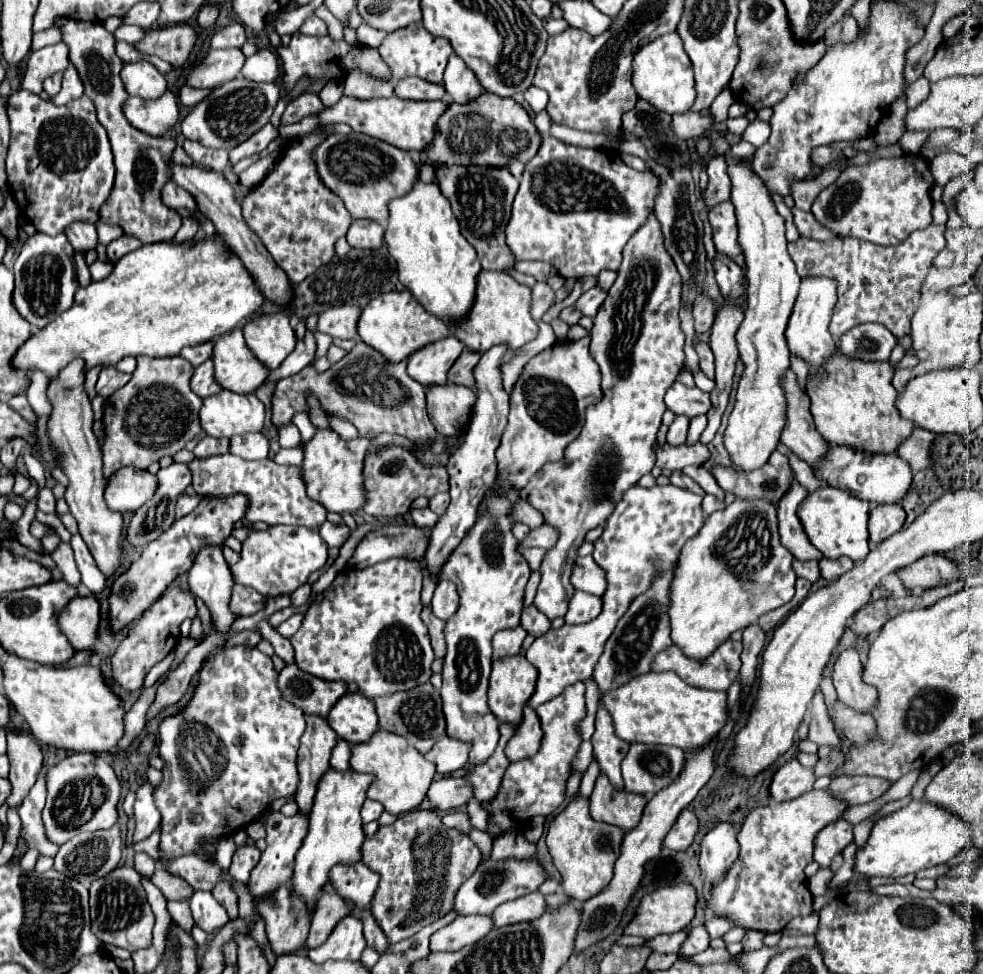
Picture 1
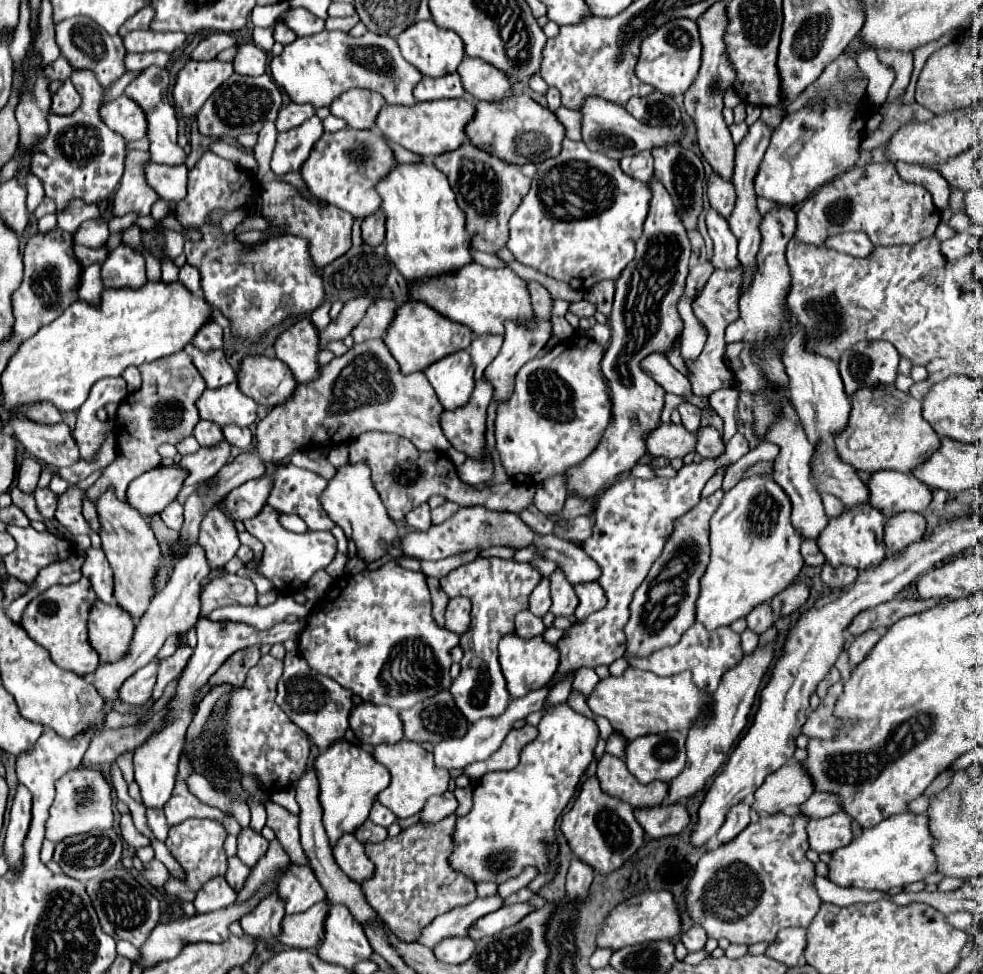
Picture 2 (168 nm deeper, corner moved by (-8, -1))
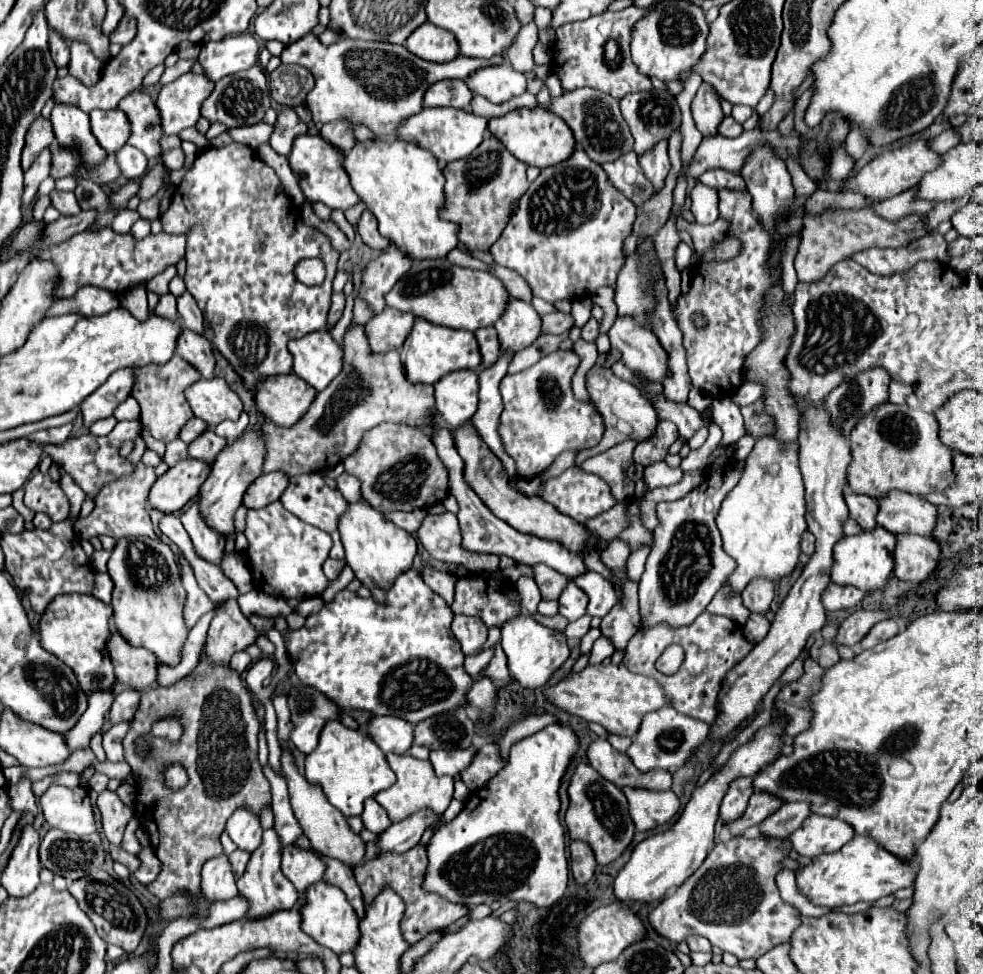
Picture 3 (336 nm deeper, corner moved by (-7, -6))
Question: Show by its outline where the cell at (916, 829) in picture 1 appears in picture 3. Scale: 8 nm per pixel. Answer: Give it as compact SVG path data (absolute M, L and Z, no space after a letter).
M854 836L846 846L838 852L820 854L810 864L800 866L796 870L796 884L802 894L816 906L836 908L842 904L856 904L856 902L872 902L882 896L894 894L900 888L912 886L918 872L918 864L902 862L890 852L882 850L872 838Z

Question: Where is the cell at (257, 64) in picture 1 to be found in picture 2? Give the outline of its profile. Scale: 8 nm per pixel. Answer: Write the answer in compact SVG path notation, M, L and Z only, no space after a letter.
M251 41L239 45L239 53L235 55L235 73L239 75L249 75L249 77L259 77L267 71L269 57L263 49L253 45Z

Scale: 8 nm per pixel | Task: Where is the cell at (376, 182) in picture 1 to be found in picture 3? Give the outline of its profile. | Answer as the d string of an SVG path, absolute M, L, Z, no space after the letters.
M300 134L294 140L294 146L288 156L292 172L300 178L298 184L302 188L306 200L322 202L322 204L326 204L330 208L338 208L338 210L348 210L360 198L350 186L350 180L348 180L348 174L342 166L342 160L344 160L344 156L334 146L324 142L320 136L312 136L312 134Z

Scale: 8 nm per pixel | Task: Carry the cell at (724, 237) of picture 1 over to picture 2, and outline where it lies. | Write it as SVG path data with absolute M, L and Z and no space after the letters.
M711 175L707 181L707 197L711 207L719 211L721 217L729 217L735 205L735 189L731 181L723 181L719 175Z

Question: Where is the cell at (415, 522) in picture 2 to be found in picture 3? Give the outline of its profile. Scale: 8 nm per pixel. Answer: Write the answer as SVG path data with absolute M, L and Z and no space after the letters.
M412 510L412 512L390 512L390 514L384 514L386 520L390 520L392 524L400 526L402 530L410 532L410 534L416 534L414 530L418 530L418 526L422 524L424 516L428 512L426 510Z

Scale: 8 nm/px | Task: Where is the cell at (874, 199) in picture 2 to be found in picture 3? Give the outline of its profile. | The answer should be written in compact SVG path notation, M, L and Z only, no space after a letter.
M836 210L836 212L824 212L822 216L806 216L804 218L804 230L802 230L802 242L794 260L798 282L818 282L826 276L826 272L840 260L850 258L858 250L866 248L898 248L906 242L924 236L924 224L922 216L906 216L900 222L888 222L876 216L872 210Z

